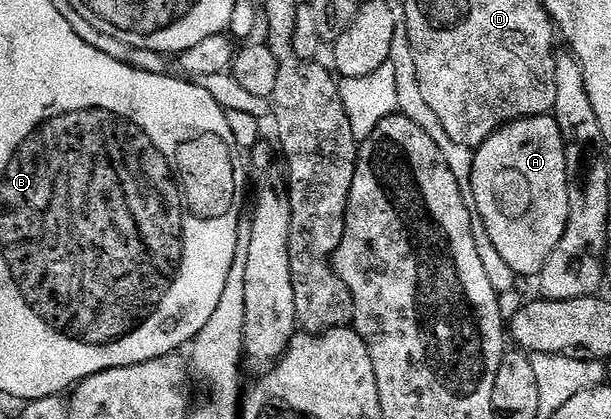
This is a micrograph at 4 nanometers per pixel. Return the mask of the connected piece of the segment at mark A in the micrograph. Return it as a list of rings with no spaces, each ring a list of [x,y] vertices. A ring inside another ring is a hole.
[[[554,116],[525,117],[521,121],[513,121],[498,129],[484,145],[474,150],[474,154],[471,176],[473,195],[477,195],[474,212],[485,223],[485,231],[489,231],[489,239],[493,239],[493,247],[497,247],[501,259],[505,259],[520,278],[534,278],[542,273],[549,255],[553,255],[557,243],[561,243],[561,235],[565,235],[569,219],[567,145]]]

